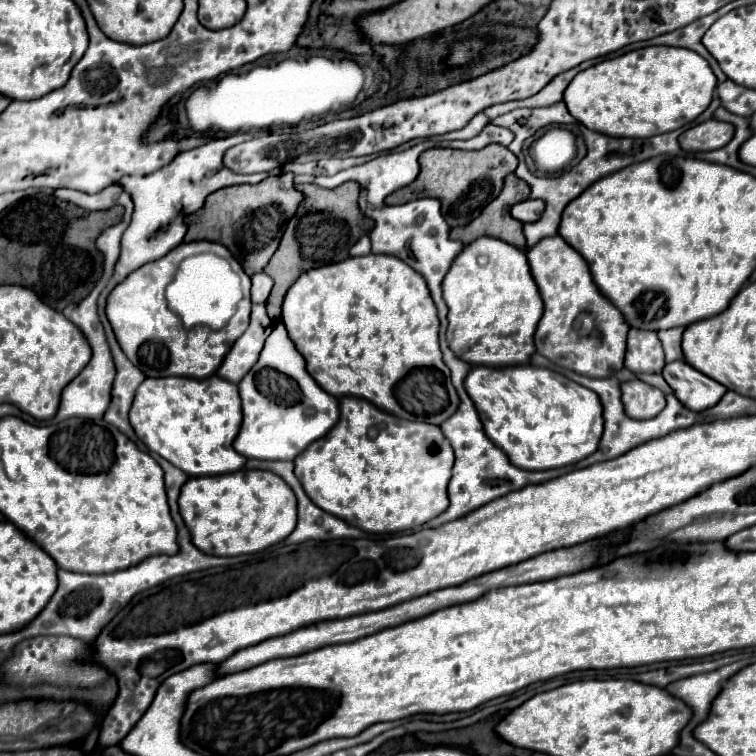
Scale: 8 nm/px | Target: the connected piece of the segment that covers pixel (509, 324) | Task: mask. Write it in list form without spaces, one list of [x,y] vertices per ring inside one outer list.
[[[482,236],[464,246],[464,250],[452,262],[448,274],[442,282],[442,296],[448,304],[448,346],[458,358],[476,366],[516,366],[526,364],[534,348],[534,332],[542,318],[542,296],[530,274],[530,264],[526,254],[516,246],[492,236]]]

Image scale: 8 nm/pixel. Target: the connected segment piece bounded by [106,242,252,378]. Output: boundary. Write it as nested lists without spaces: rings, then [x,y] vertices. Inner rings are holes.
[[[190,242],[180,244],[170,250],[164,258],[148,262],[134,270],[124,282],[120,282],[108,296],[106,316],[114,328],[114,334],[120,342],[120,348],[146,376],[188,376],[188,378],[208,378],[222,364],[230,346],[244,334],[250,324],[250,278],[242,270],[240,264],[234,266],[238,276],[242,278],[244,298],[238,306],[238,312],[232,316],[226,328],[222,330],[188,330],[184,332],[180,320],[168,310],[164,290],[172,280],[178,264],[194,254],[202,254],[204,246],[220,246],[216,242]],[[232,342],[232,344],[230,344]]]

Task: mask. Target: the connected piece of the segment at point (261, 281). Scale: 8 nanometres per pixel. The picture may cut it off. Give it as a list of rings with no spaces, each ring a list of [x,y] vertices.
[[[264,272],[260,274],[254,274],[252,276],[252,302],[254,304],[264,304],[270,296],[270,290],[272,290],[272,278]]]

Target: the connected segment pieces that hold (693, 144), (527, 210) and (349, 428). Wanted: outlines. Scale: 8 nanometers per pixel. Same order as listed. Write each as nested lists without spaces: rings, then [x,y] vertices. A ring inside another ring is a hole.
[[[712,118],[708,122],[688,128],[684,134],[680,134],[678,140],[684,150],[708,152],[708,150],[718,150],[718,148],[726,146],[732,138],[734,138],[734,126]]]
[[[524,200],[524,202],[518,202],[516,206],[512,206],[510,212],[520,222],[534,222],[544,212],[544,206],[546,206],[544,200]]]
[[[344,396],[340,398],[340,422],[296,458],[296,476],[300,478],[304,492],[322,510],[344,518],[360,530],[390,534],[418,528],[448,508],[446,486],[452,476],[452,464],[452,446],[438,426],[408,422],[372,406],[372,402],[364,398]]]

